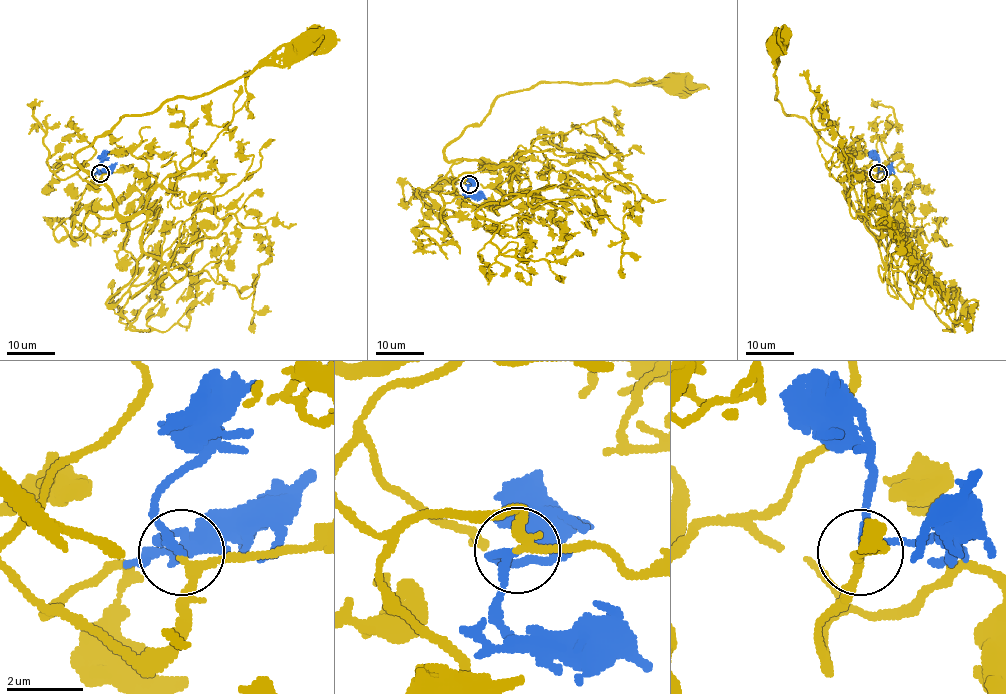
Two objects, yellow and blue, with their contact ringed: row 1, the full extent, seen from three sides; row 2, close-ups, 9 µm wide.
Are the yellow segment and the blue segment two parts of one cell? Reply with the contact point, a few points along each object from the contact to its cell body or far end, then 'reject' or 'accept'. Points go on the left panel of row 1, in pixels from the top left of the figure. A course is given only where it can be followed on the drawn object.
(100, 173) | yellow via (100, 173), (98, 185), (85, 181), (75, 155), (122, 117), (209, 94), (265, 64), (297, 58), (304, 45) | blue via (100, 173), (100, 169), (110, 169), (117, 162) | accept

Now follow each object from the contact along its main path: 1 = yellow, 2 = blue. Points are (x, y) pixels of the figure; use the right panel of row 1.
1: (877, 173), (873, 185), (870, 173), (857, 168), (804, 118), (784, 112), (776, 100), (773, 48), (777, 45)
2: (877, 173), (886, 172), (893, 162)

